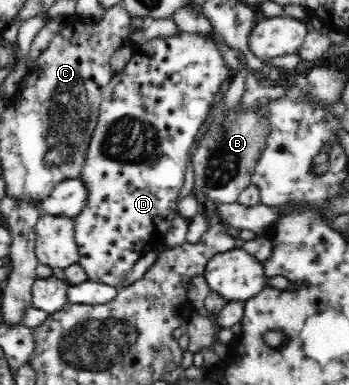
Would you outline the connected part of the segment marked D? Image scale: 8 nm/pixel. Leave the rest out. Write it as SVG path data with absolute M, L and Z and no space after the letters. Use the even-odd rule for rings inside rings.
M182 32L178 37L160 37L147 42L132 44L132 47L132 58L127 63L125 70L121 74L113 76L111 82L104 88L105 96L100 102L98 121L89 141L87 154L85 155L86 161L82 164L78 176L85 185L86 199L80 213L74 216L72 222L73 238L79 253L77 263L87 272L88 278L92 282L107 284L117 290L124 287L124 283L131 270L133 270L133 266L137 264L137 260L165 242L165 234L169 232L171 222L179 212L177 198L179 198L179 190L183 186L187 160L190 160L190 153L193 151L197 137L201 133L205 118L210 114L213 103L215 104L217 99L220 98L219 90L221 88L219 86L221 86L221 82L233 77L233 67L225 62L224 57L211 38L205 40L199 38L196 34Z

